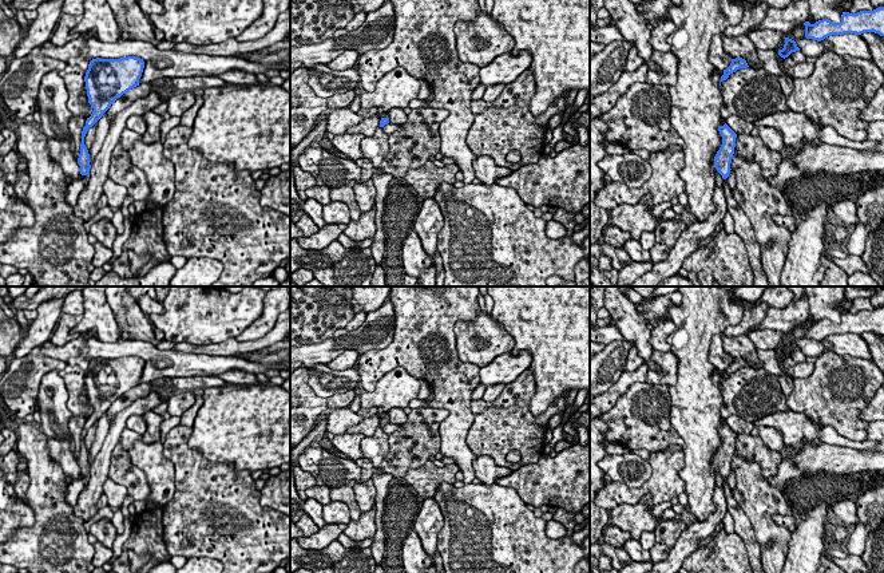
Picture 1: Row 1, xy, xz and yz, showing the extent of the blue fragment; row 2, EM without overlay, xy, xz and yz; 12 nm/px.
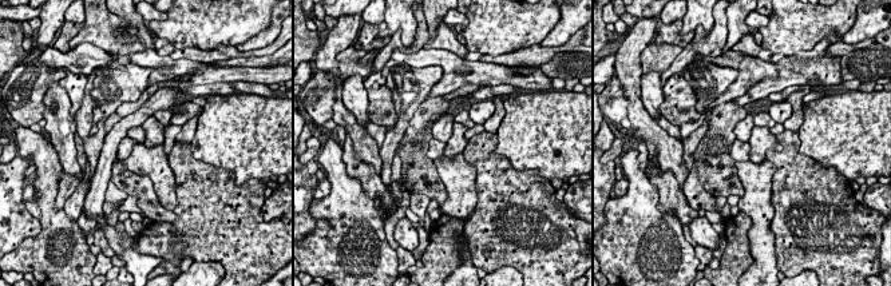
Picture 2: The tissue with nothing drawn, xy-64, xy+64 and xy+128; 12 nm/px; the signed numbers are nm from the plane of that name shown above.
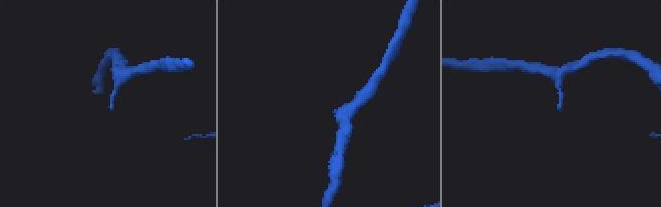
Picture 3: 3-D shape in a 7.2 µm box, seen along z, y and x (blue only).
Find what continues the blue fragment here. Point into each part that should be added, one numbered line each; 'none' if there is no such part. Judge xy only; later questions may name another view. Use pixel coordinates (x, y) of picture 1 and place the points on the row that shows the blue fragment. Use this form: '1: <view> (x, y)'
1: xy (75, 188)

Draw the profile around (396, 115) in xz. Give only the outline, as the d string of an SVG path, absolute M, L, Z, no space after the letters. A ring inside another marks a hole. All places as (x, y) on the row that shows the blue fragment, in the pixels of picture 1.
M395 107L388 111L388 118L391 125L403 125L407 122L408 115L405 114L404 108L401 107Z

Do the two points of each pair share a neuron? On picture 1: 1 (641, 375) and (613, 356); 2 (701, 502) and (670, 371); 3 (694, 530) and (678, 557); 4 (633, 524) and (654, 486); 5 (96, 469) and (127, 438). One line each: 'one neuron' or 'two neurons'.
1: two neurons
2: two neurons
3: one neuron
4: two neurons
5: two neurons

